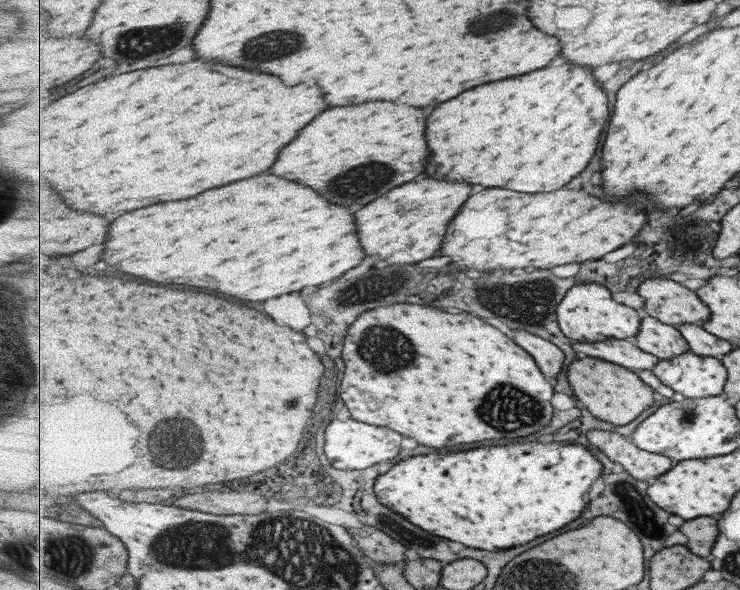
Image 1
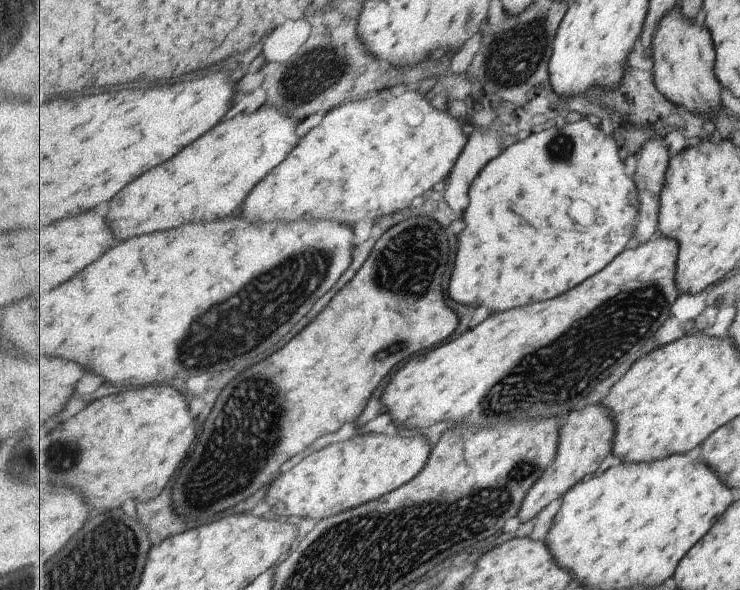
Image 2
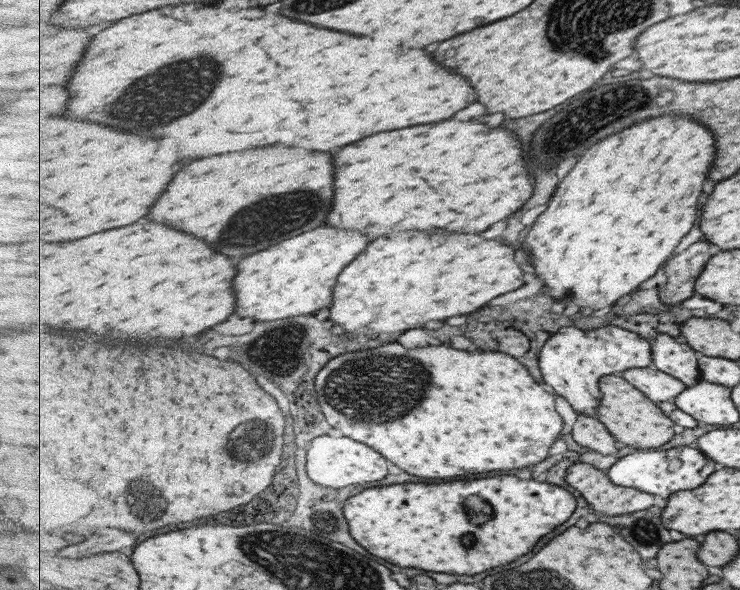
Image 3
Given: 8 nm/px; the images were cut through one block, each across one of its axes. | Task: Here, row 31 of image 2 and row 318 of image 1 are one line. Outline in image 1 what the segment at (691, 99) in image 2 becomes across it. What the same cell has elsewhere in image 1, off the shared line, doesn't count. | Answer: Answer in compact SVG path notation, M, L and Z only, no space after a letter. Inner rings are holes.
M655 278L639 286L638 294L644 298L644 310L665 324L679 327L709 320L709 306L697 296L697 291L685 288L679 281Z

